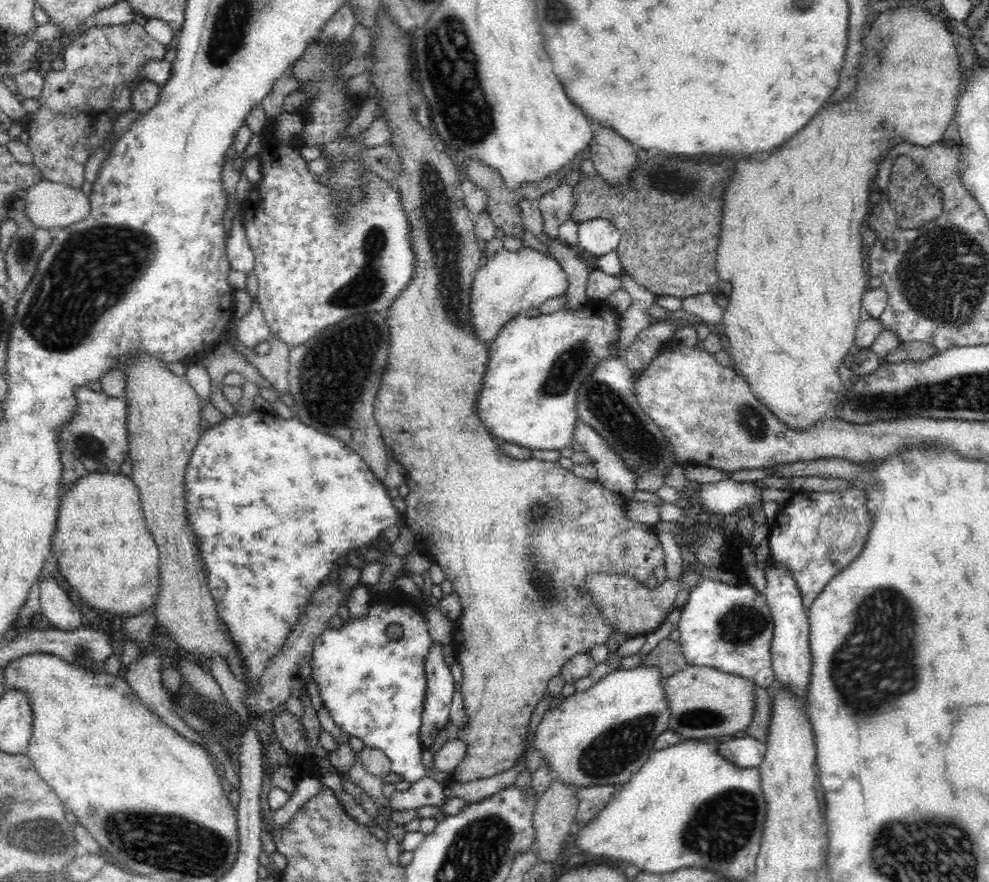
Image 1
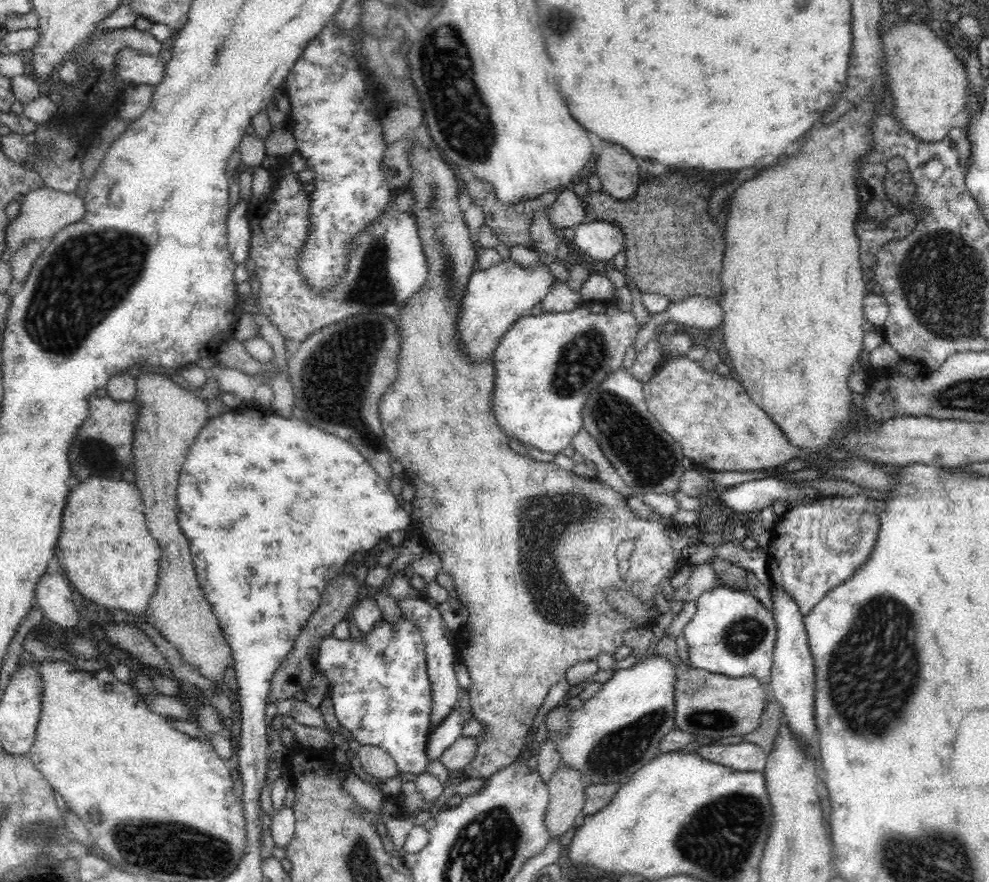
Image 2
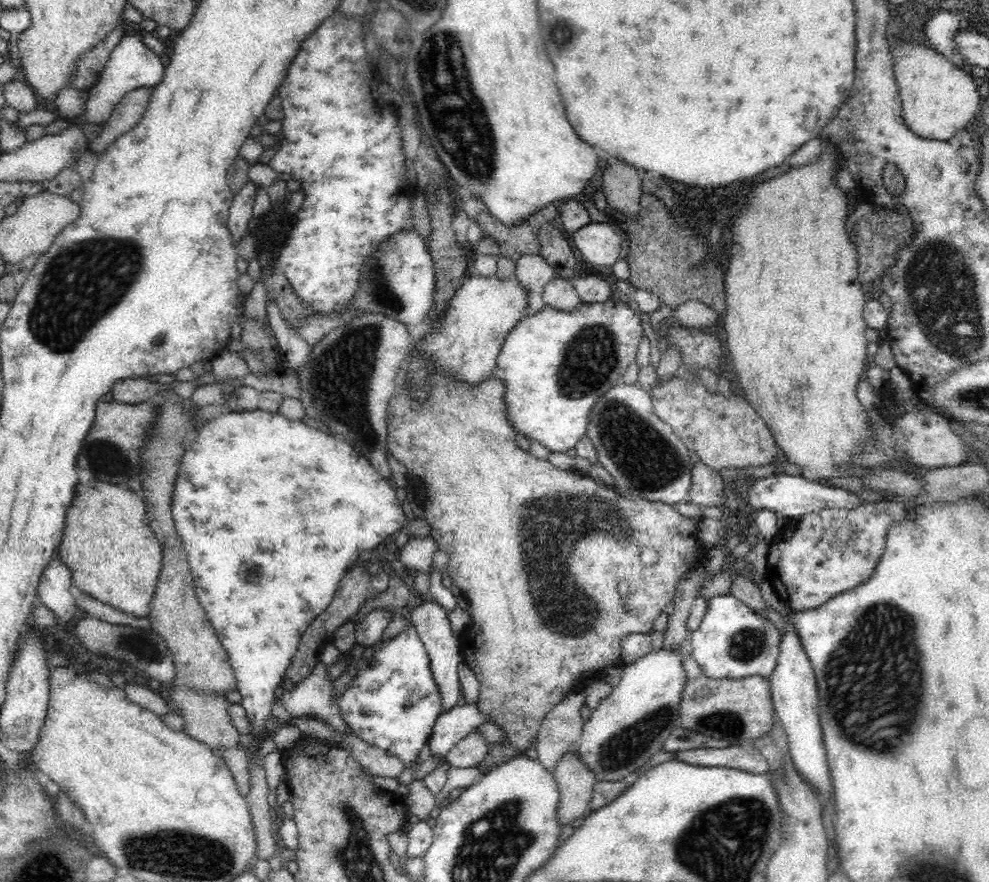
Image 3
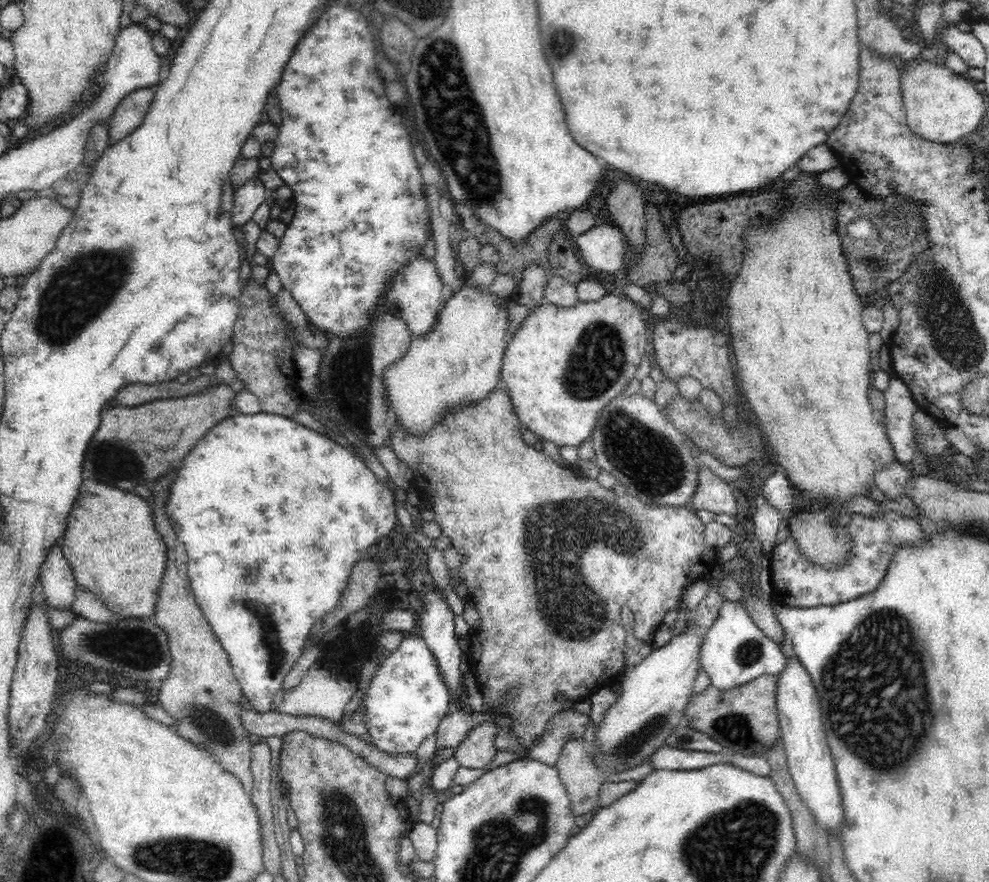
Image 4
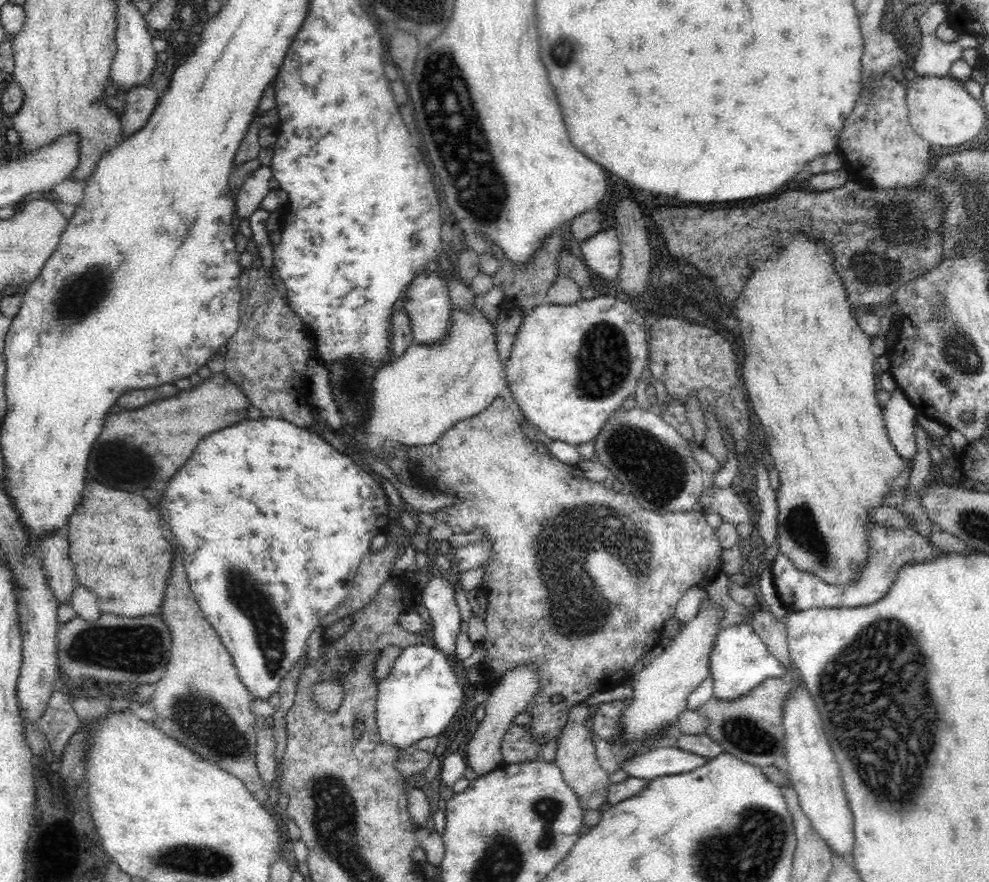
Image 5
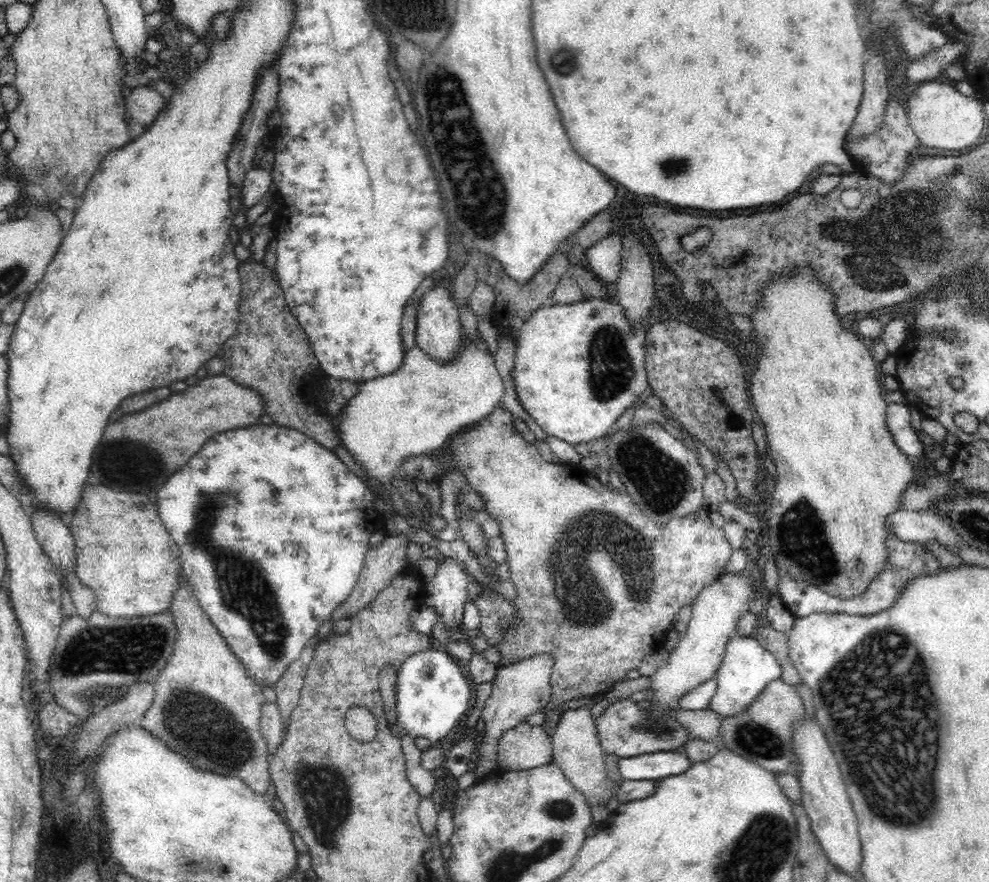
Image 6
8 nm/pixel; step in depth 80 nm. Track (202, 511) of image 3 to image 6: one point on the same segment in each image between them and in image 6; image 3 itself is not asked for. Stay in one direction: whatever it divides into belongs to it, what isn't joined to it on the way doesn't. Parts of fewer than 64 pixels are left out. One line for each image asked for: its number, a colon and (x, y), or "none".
4: (273, 516)
5: (264, 496)
6: (273, 529)

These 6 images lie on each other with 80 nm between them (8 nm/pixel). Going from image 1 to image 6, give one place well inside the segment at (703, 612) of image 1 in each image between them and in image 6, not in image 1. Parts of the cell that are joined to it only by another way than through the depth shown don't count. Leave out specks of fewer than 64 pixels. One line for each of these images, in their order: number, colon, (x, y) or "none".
2: (732, 634)
3: (733, 643)
4: (734, 651)
5: (739, 662)
6: (747, 668)

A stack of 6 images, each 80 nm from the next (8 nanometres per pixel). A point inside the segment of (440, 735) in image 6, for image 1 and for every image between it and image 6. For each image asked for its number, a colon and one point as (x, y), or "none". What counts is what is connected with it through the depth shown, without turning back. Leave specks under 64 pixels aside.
1: (371, 673)
2: (381, 691)
3: (393, 704)
4: (407, 700)
5: (421, 696)

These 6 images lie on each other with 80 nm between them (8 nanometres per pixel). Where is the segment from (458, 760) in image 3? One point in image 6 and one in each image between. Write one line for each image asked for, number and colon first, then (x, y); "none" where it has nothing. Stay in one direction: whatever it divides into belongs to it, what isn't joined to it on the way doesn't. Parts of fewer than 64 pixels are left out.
4: (477, 750)
5: (510, 697)
6: (519, 690)

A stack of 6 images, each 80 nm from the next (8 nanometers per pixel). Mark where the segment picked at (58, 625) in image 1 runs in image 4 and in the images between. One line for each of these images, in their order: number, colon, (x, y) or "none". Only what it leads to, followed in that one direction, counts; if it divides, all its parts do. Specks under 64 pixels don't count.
2: (52, 594)
3: (55, 585)
4: (59, 585)

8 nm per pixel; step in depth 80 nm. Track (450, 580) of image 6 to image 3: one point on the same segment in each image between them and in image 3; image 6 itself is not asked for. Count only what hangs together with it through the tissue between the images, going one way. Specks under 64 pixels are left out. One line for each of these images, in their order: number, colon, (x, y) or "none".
3: (431, 621)
4: (437, 622)
5: (438, 596)

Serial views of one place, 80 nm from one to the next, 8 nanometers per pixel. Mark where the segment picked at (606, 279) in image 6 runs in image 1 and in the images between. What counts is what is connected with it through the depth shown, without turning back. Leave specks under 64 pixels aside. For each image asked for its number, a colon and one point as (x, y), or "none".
1: (600, 237)
2: (601, 240)
3: (600, 244)
4: (602, 248)
5: (602, 252)

